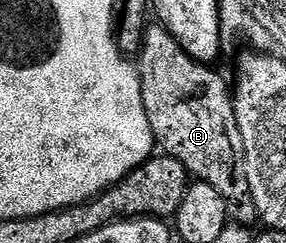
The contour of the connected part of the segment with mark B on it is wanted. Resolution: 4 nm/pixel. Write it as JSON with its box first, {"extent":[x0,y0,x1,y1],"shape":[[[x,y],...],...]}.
{"extent":[137,23,257,227],"shape":[[[151,23],[143,34],[143,47],[137,54],[137,68],[141,78],[141,99],[145,115],[149,115],[149,127],[155,136],[155,144],[166,156],[176,157],[195,181],[209,183],[221,194],[227,204],[227,216],[232,222],[244,227],[256,224],[257,214],[253,195],[247,178],[247,160],[241,131],[237,127],[235,102],[229,81],[214,73],[210,64],[194,61],[169,35],[169,31],[158,23]]]}

